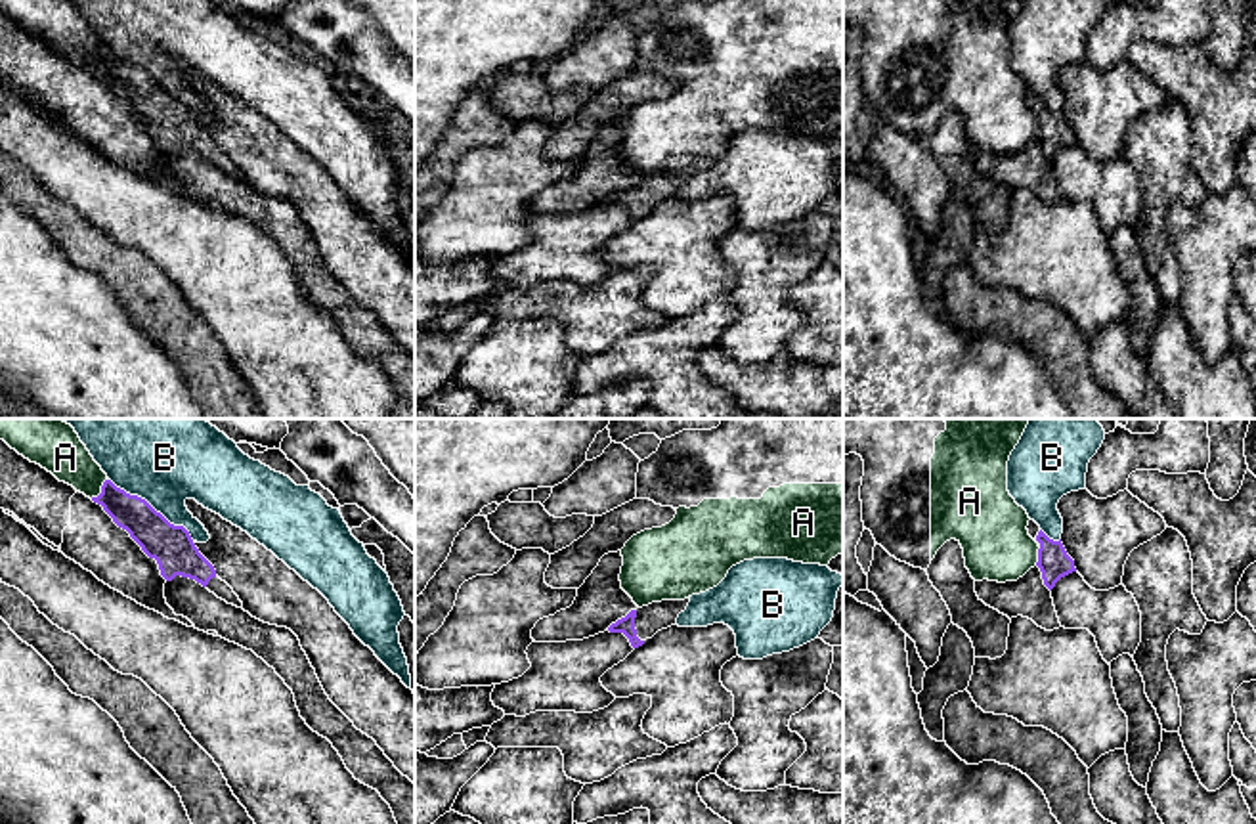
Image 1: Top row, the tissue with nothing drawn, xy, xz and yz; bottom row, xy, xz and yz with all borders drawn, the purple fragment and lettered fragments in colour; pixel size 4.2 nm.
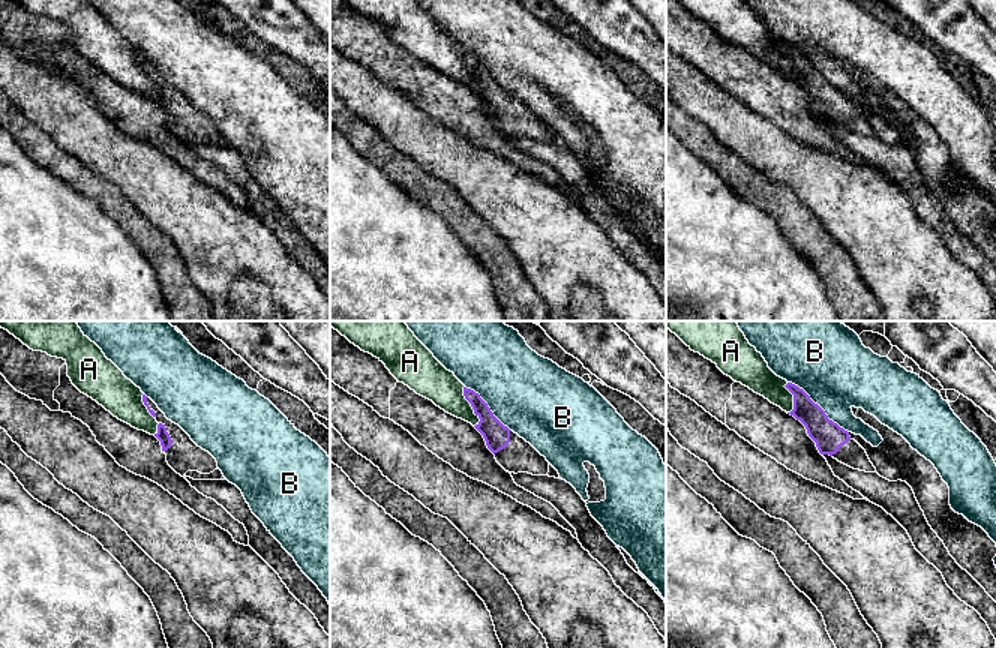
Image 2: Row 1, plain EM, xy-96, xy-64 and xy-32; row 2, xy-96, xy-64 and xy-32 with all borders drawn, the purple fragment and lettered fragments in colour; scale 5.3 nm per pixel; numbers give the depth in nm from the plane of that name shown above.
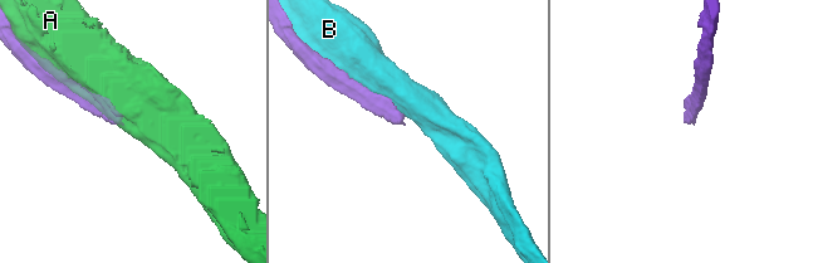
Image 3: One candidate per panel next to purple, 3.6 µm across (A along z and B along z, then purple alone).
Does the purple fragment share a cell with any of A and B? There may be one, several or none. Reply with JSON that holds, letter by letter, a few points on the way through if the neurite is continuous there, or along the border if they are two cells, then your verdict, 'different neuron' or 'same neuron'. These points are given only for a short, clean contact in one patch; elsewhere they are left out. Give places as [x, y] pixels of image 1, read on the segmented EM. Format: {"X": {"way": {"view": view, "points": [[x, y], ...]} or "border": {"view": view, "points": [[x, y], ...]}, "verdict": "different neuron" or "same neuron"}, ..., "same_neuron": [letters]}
{"A": {"verdict": "different neuron"}, "B": {"verdict": "different neuron"}, "same_neuron": []}

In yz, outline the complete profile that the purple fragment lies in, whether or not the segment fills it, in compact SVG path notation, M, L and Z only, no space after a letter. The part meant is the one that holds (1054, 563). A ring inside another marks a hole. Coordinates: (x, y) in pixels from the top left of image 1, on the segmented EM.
M1029 520L1027 530L1040 547L1036 566L1042 572L1044 585L1051 591L1061 577L1076 572L1074 560L1067 554L1061 539L1050 539L1034 520Z

